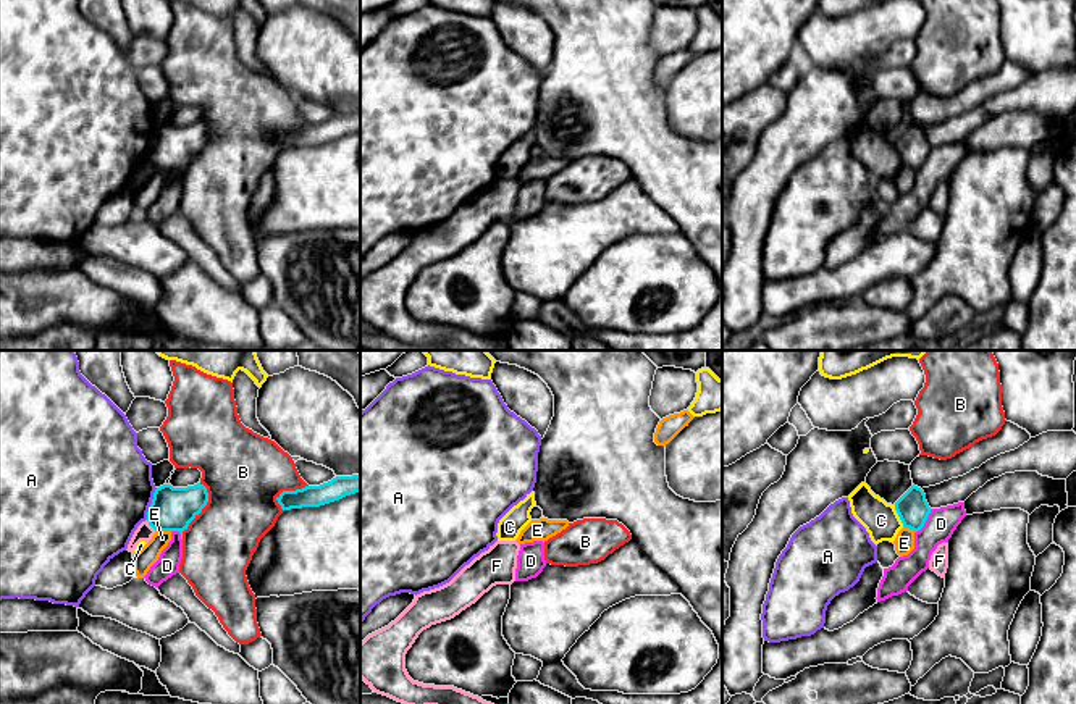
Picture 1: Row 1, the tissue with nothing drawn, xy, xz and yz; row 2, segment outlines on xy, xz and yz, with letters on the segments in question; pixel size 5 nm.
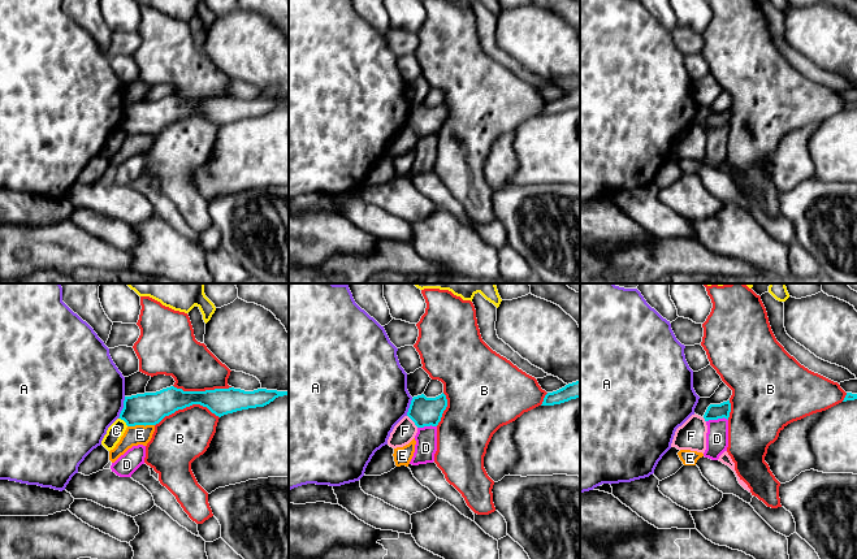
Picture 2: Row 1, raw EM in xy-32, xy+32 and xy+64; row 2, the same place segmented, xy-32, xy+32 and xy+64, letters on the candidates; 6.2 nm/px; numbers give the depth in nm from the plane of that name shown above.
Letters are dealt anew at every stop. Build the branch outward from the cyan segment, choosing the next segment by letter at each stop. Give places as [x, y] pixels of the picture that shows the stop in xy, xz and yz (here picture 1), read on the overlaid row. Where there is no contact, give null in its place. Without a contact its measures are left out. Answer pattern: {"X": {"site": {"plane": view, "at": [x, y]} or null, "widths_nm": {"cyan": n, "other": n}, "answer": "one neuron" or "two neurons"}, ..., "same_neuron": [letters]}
{"A": {"site": {"plane": "xy", "at": [151, 504]}, "widths_nm": {"cyan": 220, "other": 500}, "answer": "two neurons"}, "B": {"site": {"plane": "xy", "at": [204, 506]}, "widths_nm": {"cyan": 220, "other": 400}, "answer": "two neurons"}, "C": {"site": {"plane": "yz", "at": [899, 515]}, "widths_nm": {"cyan": 160, "other": 180}, "answer": "two neurons"}, "D": {"site": {"plane": "yz", "at": [924, 522]}, "widths_nm": {"cyan": 160, "other": 150}, "answer": "two neurons"}, "E": {"site": {"plane": "xy", "at": [163, 530]}, "widths_nm": {"cyan": 220, "other": 100}, "answer": "two neurons"}, "F": {"site": {"plane": "xy", "at": [151, 525]}, "widths_nm": {"cyan": 220, "other": 90}, "answer": "two neurons"}, "same_neuron": []}

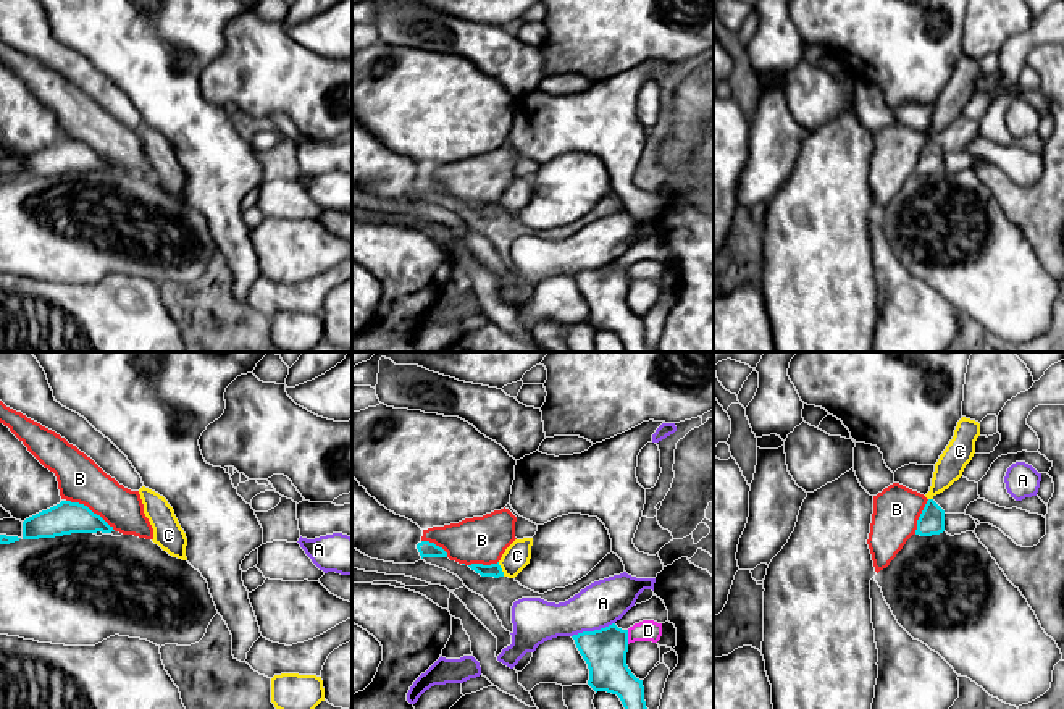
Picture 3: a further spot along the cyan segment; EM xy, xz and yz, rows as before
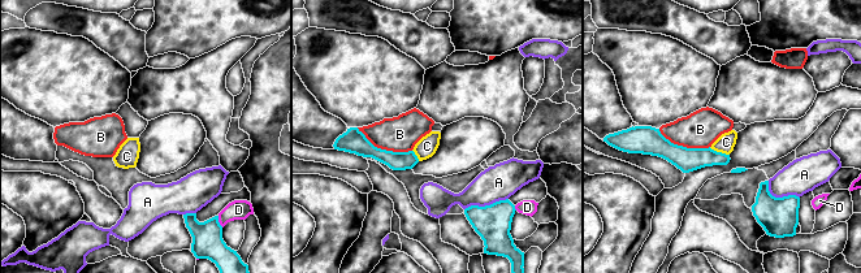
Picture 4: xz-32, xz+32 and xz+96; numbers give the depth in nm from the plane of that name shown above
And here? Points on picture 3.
{"A": {"site": {"plane": "xz", "at": [594, 630]}, "widths_nm": {"cyan": 220, "other": 220}, "answer": "two neurons"}, "B": {"site": {"plane": "xy", "at": [89, 509]}, "widths_nm": {"cyan": 160, "other": 220}, "answer": "two neurons"}, "C": {"site": {"plane": "xz", "at": [501, 569]}, "widths_nm": {"cyan": 70, "other": 130}, "answer": "two neurons"}, "D": {"site": {"plane": "xz", "at": [627, 637]}, "widths_nm": {"cyan": 220, "other": 110}, "answer": "two neurons"}, "same_neuron": []}

